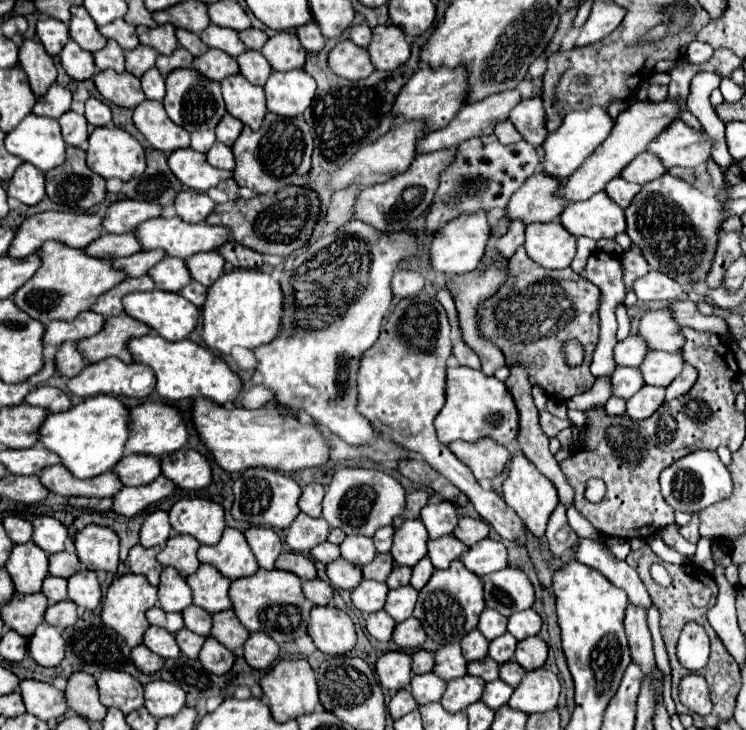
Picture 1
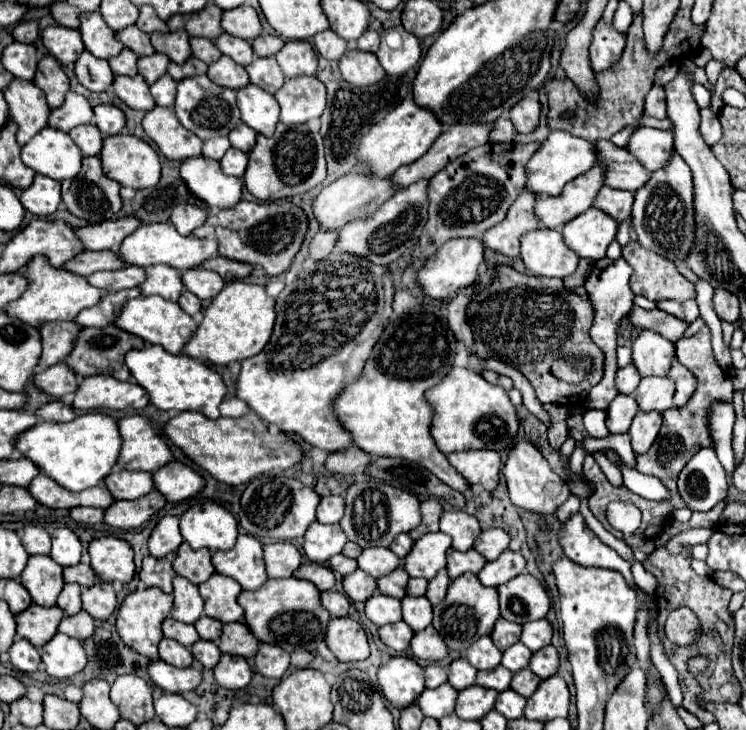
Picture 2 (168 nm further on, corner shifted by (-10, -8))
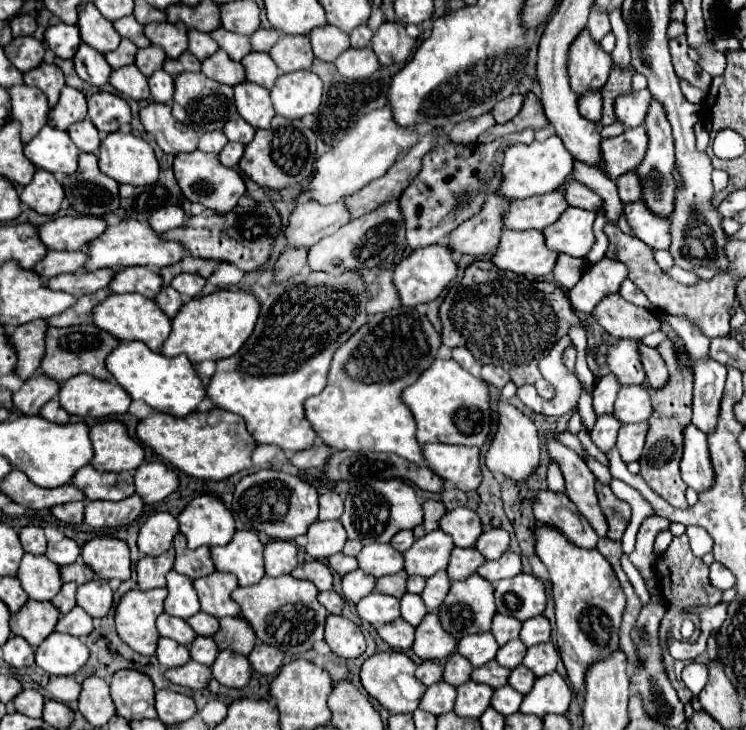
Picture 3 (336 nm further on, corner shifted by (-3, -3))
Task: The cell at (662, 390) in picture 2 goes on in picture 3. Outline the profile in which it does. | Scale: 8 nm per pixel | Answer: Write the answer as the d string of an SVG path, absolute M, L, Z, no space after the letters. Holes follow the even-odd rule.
M642 385L622 387L618 391L612 415L616 415L616 419L622 425L648 421L648 417L652 415L652 403L650 403L648 391Z

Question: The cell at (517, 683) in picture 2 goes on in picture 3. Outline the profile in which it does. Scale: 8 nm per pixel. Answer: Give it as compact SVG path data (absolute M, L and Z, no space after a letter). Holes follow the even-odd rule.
M520 665L520 667L516 667L512 673L510 673L510 679L508 679L508 683L518 691L518 693L522 693L522 695L526 695L530 689L532 689L532 685L534 685L534 673L528 669L528 667L524 667L524 665Z

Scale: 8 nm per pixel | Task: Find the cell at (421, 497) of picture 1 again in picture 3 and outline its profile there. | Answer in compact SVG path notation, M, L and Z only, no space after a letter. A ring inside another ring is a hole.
M432 499L424 501L422 505L424 505L424 523L422 523L424 529L426 531L436 531L440 527L438 525L440 517L446 513L446 507L440 501L432 501Z

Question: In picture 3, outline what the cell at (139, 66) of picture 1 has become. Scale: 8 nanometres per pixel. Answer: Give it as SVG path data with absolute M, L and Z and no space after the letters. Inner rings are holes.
M156 45L138 49L136 65L138 65L138 69L140 69L146 77L150 77L154 71L162 69L164 61L166 61L166 53L164 53L160 47L156 47Z

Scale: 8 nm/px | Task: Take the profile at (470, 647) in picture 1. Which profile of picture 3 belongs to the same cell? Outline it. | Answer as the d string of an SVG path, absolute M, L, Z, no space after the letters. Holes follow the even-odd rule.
M476 633L466 635L458 641L458 653L464 655L474 667L482 667L484 663L492 661L496 657L498 643L490 633Z

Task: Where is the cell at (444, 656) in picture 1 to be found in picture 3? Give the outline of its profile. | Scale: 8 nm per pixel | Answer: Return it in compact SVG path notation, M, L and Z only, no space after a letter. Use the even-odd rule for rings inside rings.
M452 653L448 663L444 665L444 681L452 687L460 687L470 681L470 673L472 663L468 663L468 659L464 659L460 653Z

